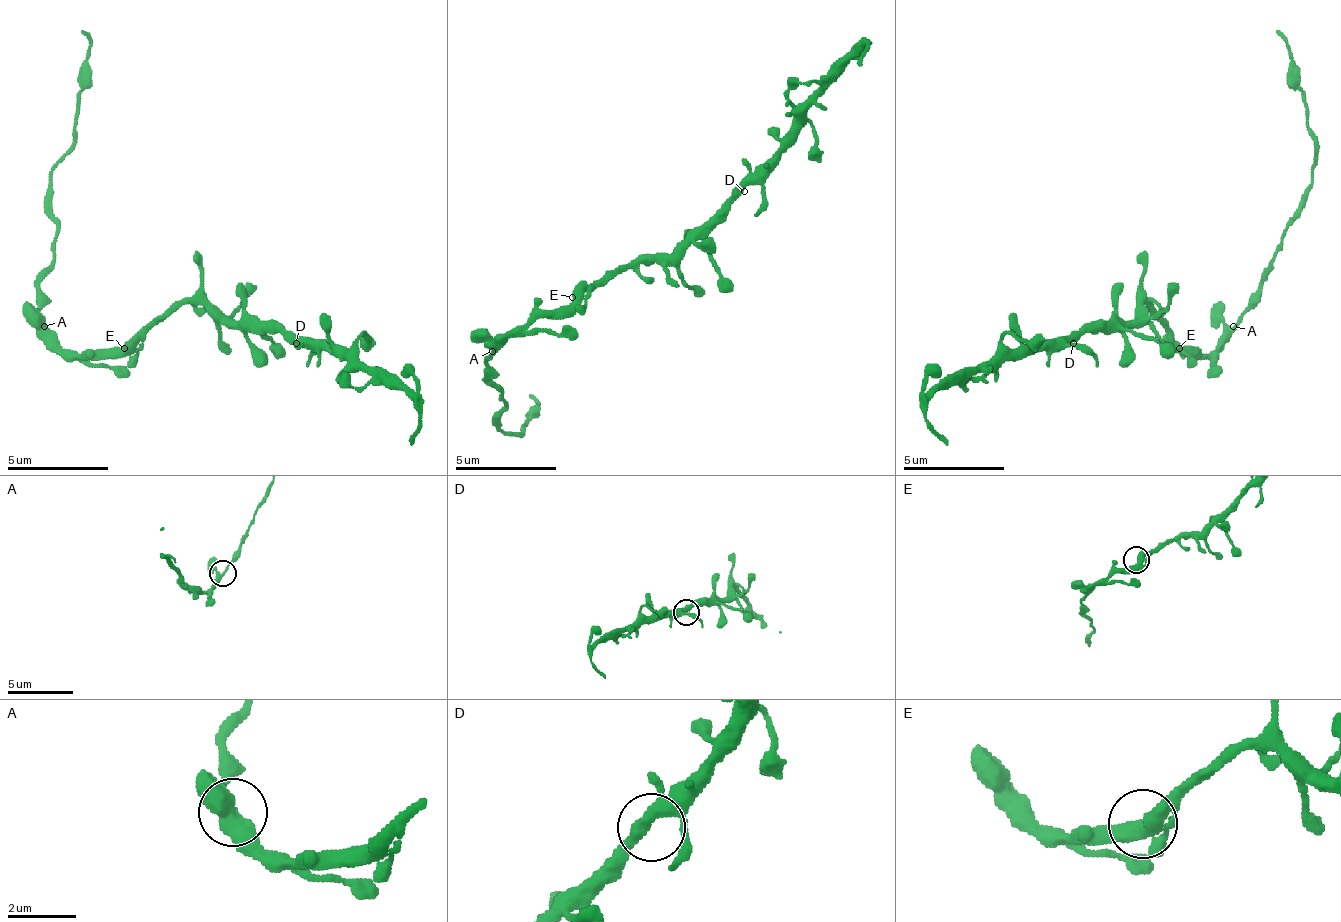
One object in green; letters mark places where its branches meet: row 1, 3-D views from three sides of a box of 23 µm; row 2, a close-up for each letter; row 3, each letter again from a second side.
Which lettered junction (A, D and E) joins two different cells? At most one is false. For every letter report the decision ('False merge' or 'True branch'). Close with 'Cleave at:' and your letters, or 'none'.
A: False merge
D: True branch
E: True branch
Cleave at: A

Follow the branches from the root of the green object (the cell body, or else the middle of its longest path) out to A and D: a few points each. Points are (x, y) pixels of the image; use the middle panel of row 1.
A: (582, 297), (551, 312), (536, 312), (490, 353)
D: (582, 297), (607, 277), (617, 277), (632, 262), (658, 262), (673, 246), (688, 246), (744, 191)

